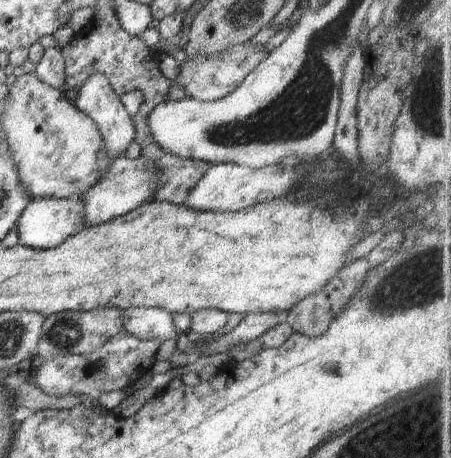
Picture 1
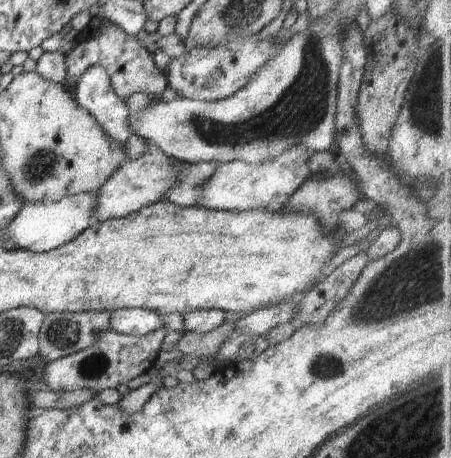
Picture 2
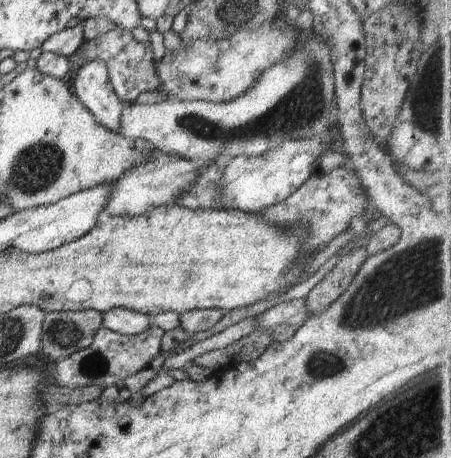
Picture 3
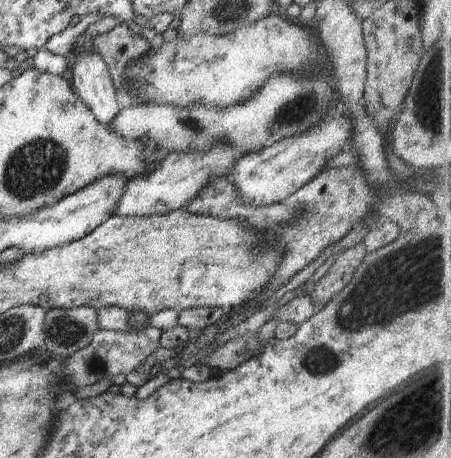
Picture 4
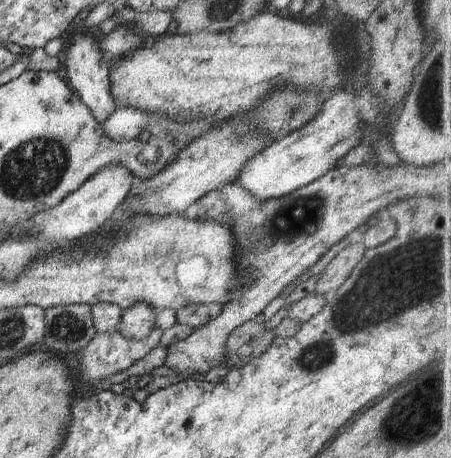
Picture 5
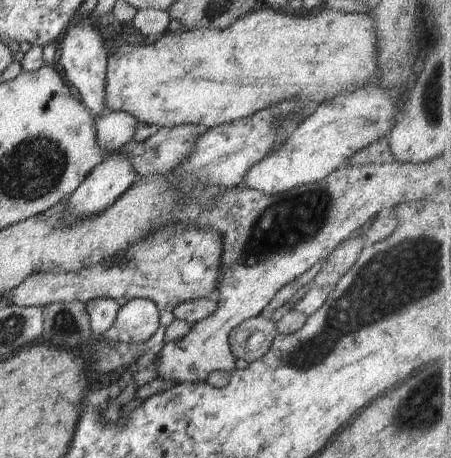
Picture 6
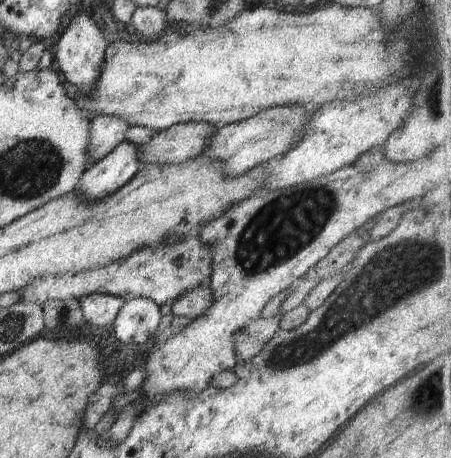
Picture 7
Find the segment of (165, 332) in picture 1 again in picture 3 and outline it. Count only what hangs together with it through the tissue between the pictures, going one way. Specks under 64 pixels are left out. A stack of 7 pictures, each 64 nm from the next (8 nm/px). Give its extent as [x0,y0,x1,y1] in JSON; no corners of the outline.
[103,308,152,335]

